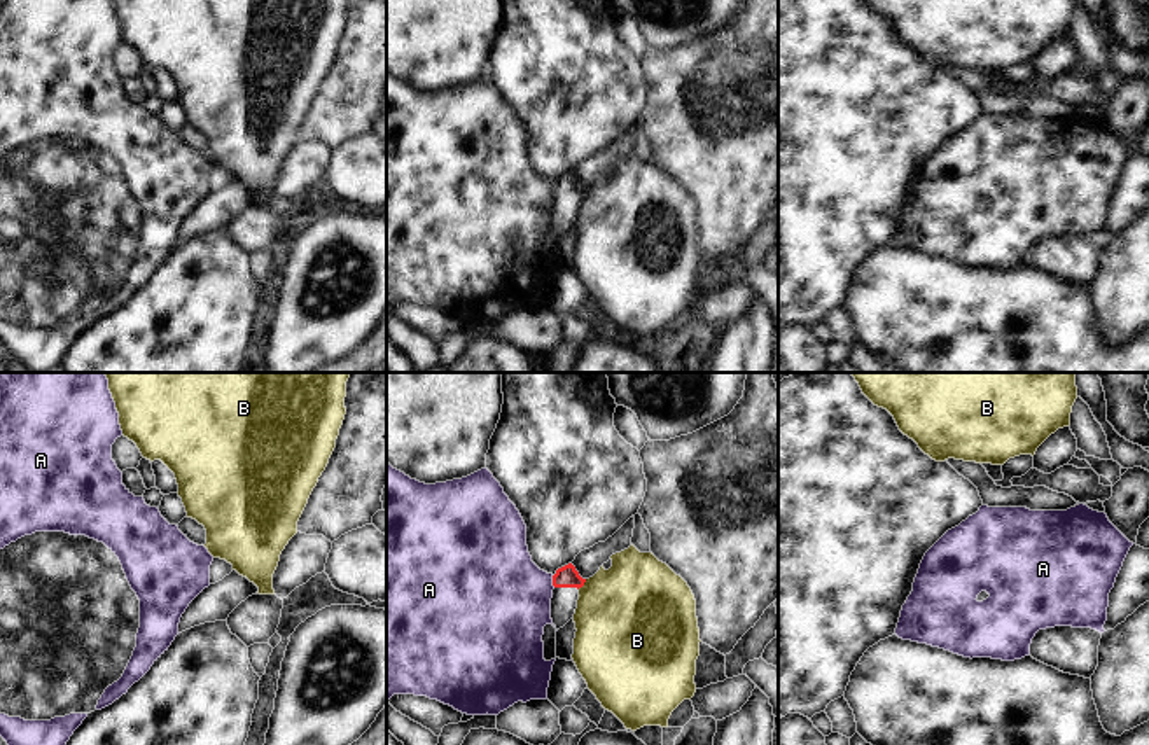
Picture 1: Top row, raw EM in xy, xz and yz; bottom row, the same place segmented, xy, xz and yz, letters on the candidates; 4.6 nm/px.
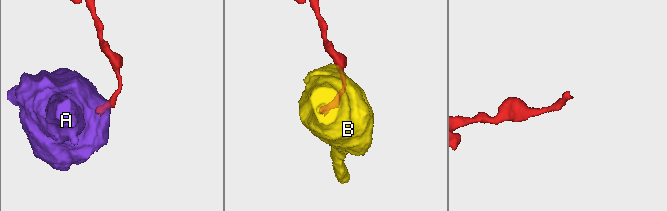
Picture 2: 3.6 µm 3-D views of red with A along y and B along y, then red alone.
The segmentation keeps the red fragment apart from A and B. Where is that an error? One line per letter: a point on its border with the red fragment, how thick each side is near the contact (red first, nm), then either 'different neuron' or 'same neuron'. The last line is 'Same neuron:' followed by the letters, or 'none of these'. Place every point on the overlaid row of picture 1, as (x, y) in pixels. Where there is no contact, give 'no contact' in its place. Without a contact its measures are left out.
A: contact xz (553, 581); calibres 100 and 440 nm; different neuron
B: contact xz (583, 584); calibres 100 and 460 nm; different neuron
Same neuron: none of these

